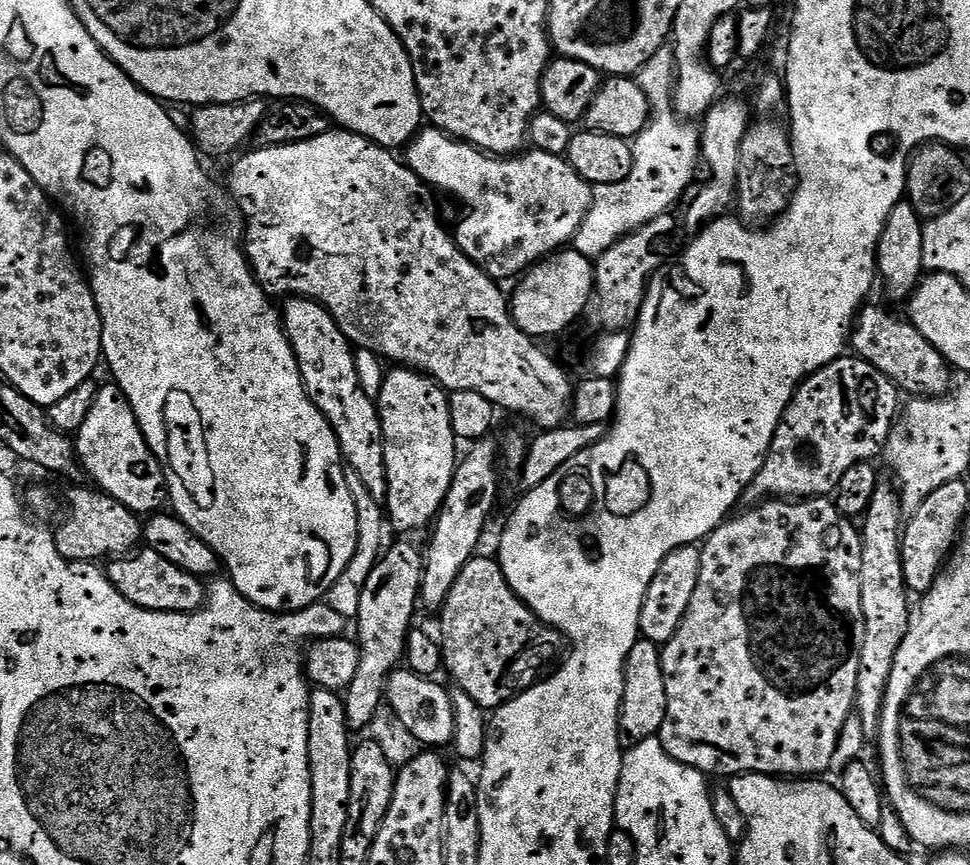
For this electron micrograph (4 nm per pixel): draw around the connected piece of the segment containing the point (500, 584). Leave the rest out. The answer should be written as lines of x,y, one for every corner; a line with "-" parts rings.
483,554
473,556
470,562
466,562
466,566
462,566
462,574
458,574
444,607
438,613
438,619
438,643
444,654
446,672
456,679
455,687
466,690
466,694
470,694
470,698
474,698
474,702
478,702
478,706
485,710
498,709
507,700
513,700
532,687
561,659
560,651
566,648
565,637
555,628
542,623
520,601
518,594
510,590
510,582
506,582
506,574
500,569
499,559
492,557
491,560

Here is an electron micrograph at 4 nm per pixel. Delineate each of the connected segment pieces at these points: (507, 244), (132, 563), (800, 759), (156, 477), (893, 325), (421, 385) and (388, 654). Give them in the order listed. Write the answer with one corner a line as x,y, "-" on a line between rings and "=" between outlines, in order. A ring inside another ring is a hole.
431,126
421,127
408,141
406,151
407,166
421,182
432,190
441,188
464,207
464,217
456,232
454,228
455,242
464,251
466,258
474,261
491,280
497,282
505,282
511,276
519,277
541,258
547,258
553,252
571,245
592,205
593,185
587,184
563,156
535,150
524,150
510,156
494,156
463,140
452,139
443,128
=
144,546
127,555
115,557
107,565
108,580
134,606
151,612
197,612
204,607
206,584
201,577
182,570
182,566
174,566
174,562
166,562
162,554
153,548
=
769,498
757,503
741,516
733,515
706,537
700,548
702,566
694,598
686,606
686,614
668,644
663,645
662,674
666,678
666,722
660,727
659,740
670,758
699,772
731,778
745,772
757,772
777,778
816,778
832,767
834,750
844,723
856,706
858,662
862,662
862,642
866,638
866,622
862,614
862,546
860,532
849,517
836,509
828,498
800,498
789,502
=
115,382
101,383
96,390
94,406
90,406
90,414
86,414
86,422
74,434
76,446
76,459
80,461
81,469
93,480
99,491
108,496
113,496
122,506
126,506
137,514
155,514
169,503
168,486
164,479
164,465
160,459
152,453
146,438
140,429
138,418
130,406
130,402
=
861,307
860,315
855,317
850,337
850,348
860,359
870,362
882,374
892,379
912,398
931,398
946,396
953,387
953,369
946,358
918,334
916,327
907,319
895,320
884,308
=
396,366
391,370
385,371
384,385
380,391
378,397
378,407
380,409
380,421
382,422
382,434
384,435
384,441
386,442
386,478
388,479
388,499
386,501
386,516
390,521
391,527
393,526
400,531
400,534
408,534
404,532
412,532
414,530
420,530
424,527
427,529
436,517
440,515
440,508
444,505
444,499
446,494
450,490
452,485
452,479
456,473
456,465
458,463
458,452
456,456
456,447
458,447
458,441
454,430
452,429
452,415
450,414
450,406
448,401
450,399
449,393
445,389
441,388
435,380
424,375
423,372
416,371
415,368
409,368
407,366
=
400,538
392,549
389,547
381,555
362,589
358,614
354,619
354,636
360,650
358,674
354,674
354,682
350,682
350,686
342,693
348,727
352,730
367,729
375,717
375,711
385,703
388,680
401,667
406,656
408,634
414,628
412,615
420,604
425,557
421,549
419,552
404,540
407,539

